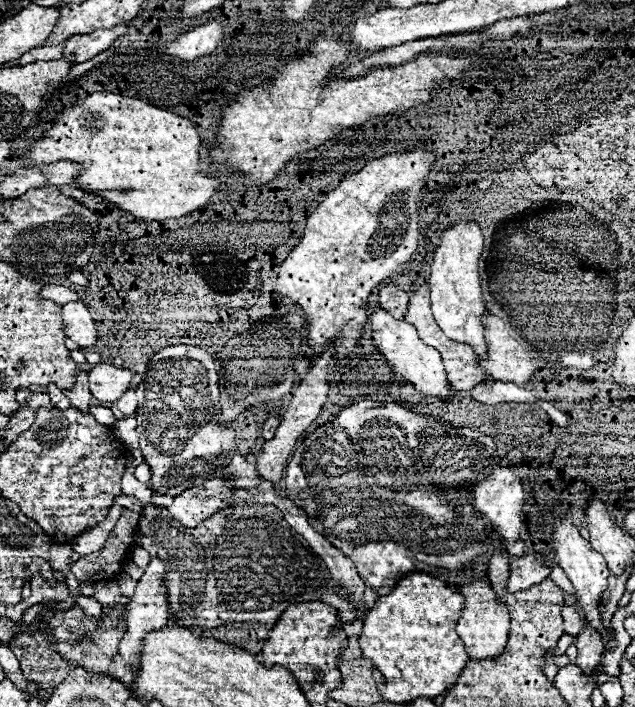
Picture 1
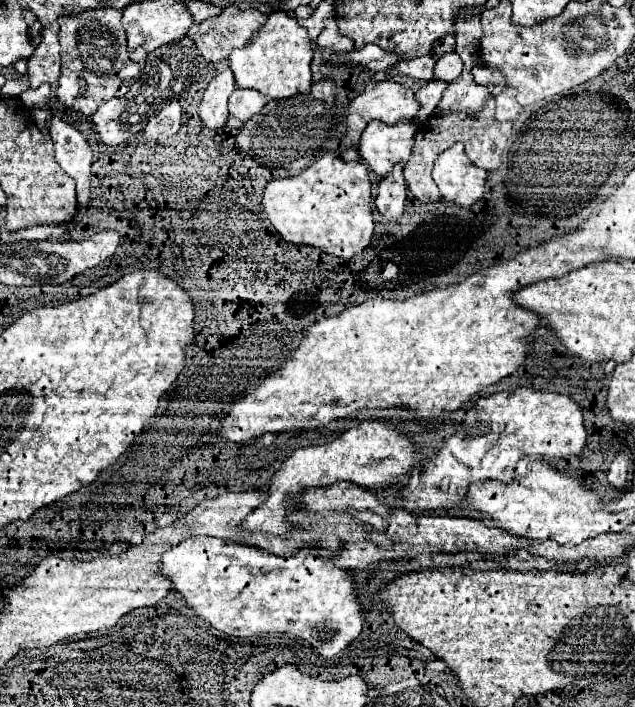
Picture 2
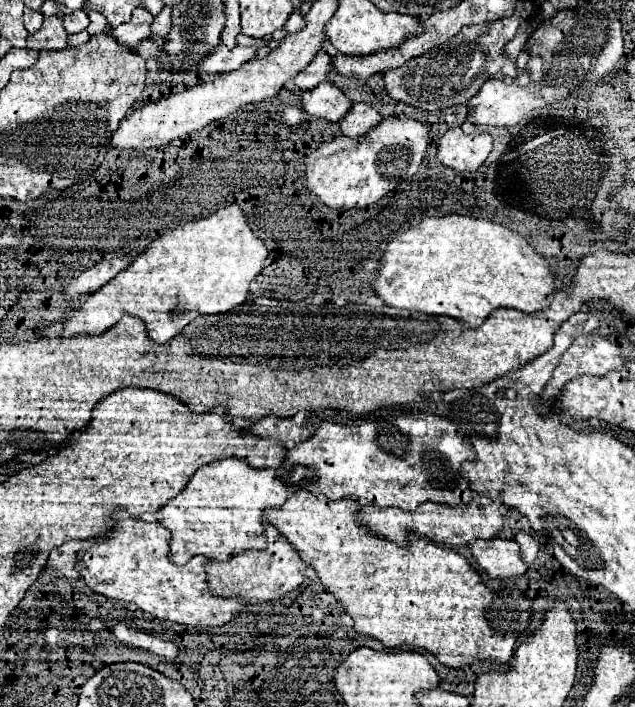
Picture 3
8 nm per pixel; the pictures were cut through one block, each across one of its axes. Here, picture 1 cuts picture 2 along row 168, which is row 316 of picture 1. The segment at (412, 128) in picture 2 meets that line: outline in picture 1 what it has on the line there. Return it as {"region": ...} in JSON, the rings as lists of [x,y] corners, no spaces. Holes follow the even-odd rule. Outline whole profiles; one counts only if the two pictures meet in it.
{"region":[[[376,308],[370,316],[370,326],[372,326],[372,340],[374,340],[376,348],[402,374],[404,382],[410,382],[416,390],[420,390],[426,396],[434,396],[438,400],[452,400],[452,390],[450,390],[446,370],[444,370],[444,364],[442,364],[438,350],[426,346],[418,338],[418,332],[412,324],[408,324],[404,320],[396,320],[388,312]]]}

